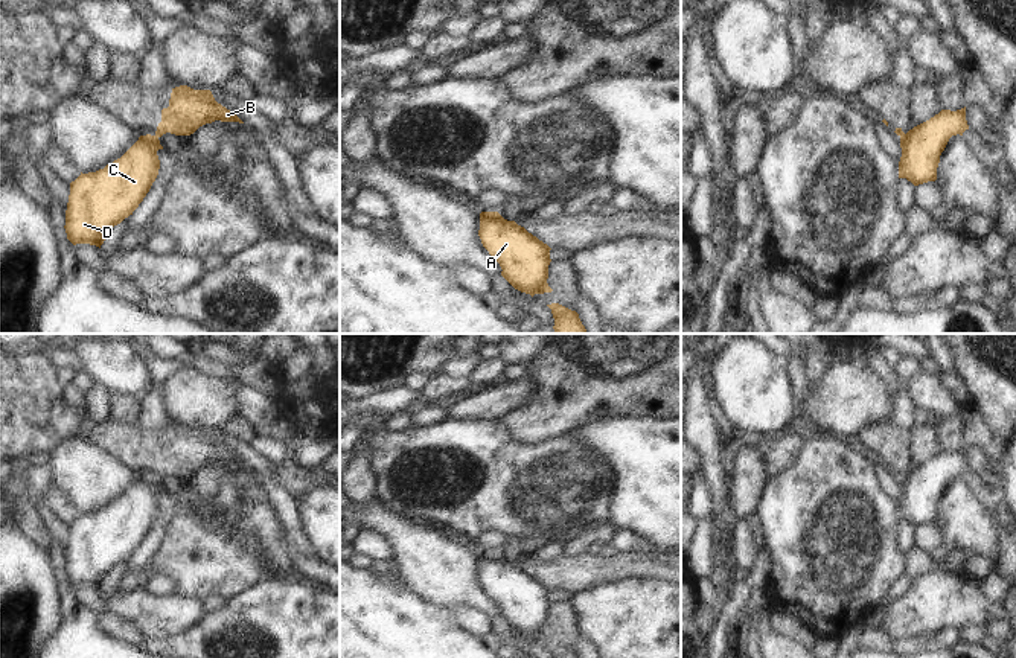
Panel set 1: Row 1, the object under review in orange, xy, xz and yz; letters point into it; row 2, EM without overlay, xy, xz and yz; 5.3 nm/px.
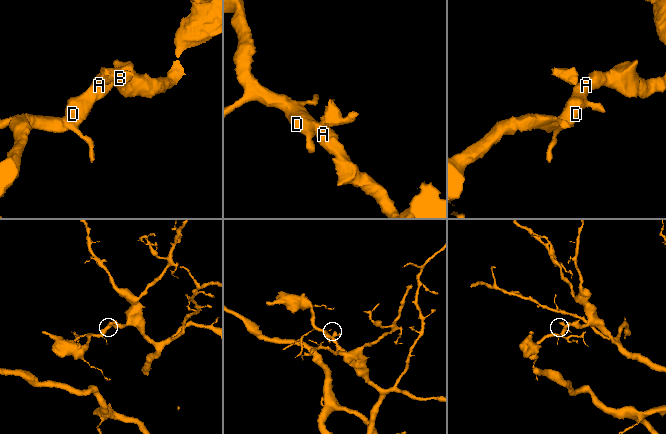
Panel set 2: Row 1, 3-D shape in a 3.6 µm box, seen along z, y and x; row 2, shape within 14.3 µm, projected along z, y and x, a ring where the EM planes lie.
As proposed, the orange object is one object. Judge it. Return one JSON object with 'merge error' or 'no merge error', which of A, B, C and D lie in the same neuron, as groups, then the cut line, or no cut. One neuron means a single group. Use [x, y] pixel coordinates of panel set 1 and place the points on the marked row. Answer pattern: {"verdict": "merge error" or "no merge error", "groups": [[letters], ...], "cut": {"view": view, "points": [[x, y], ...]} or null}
{"verdict": "merge error", "groups": [["A", "C", "D"], ["B"]], "cut": {"view": "yz", "points": [[905, 134], [900, 137]]}}

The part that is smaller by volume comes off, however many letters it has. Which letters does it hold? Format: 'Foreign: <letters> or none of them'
Foreign: B

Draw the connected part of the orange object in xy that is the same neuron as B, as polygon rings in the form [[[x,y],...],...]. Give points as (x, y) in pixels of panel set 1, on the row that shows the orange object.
[[[187,85],[172,88],[169,107],[161,110],[161,122],[155,136],[166,133],[190,136],[200,126],[221,122],[244,123],[236,114],[218,104],[210,90],[193,90]]]

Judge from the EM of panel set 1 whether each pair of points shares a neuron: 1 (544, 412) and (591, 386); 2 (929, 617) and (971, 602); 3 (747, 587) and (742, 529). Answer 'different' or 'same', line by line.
1: same
2: same
3: different

